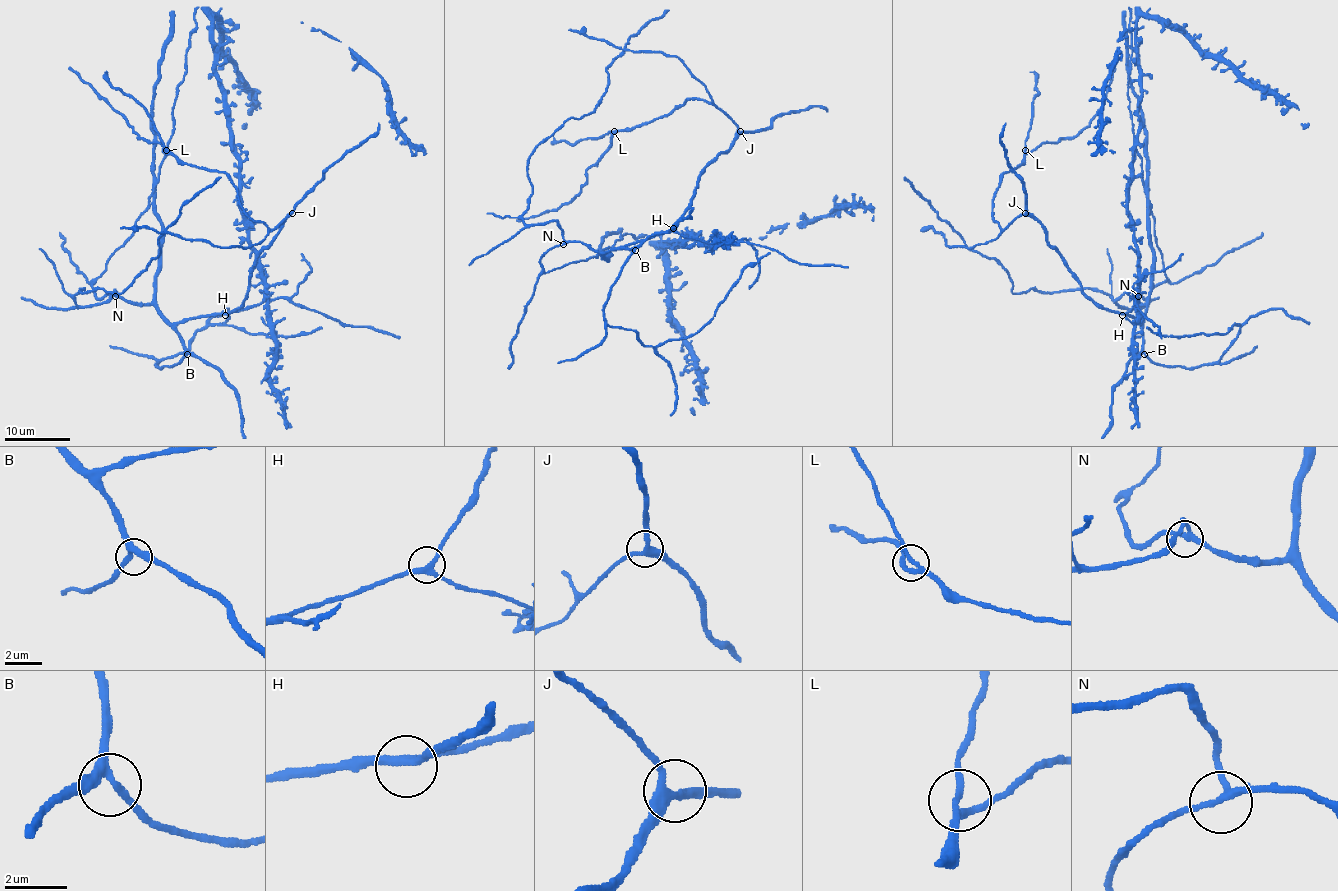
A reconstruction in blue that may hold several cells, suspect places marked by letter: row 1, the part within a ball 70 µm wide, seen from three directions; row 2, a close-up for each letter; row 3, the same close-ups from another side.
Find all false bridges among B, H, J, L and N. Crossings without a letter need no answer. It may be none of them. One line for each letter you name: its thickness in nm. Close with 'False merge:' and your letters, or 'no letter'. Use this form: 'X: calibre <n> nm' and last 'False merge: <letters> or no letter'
False merge: no letter

